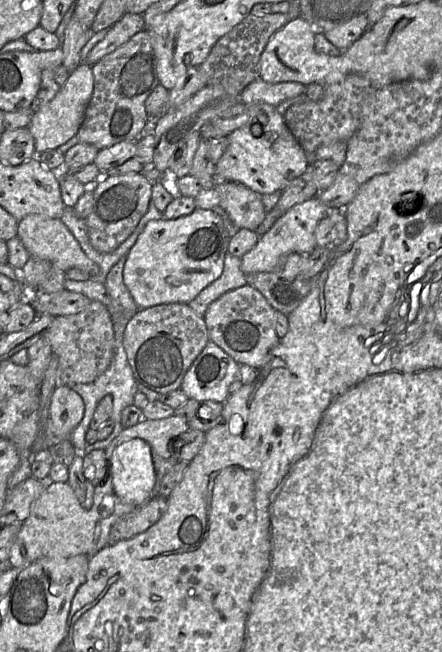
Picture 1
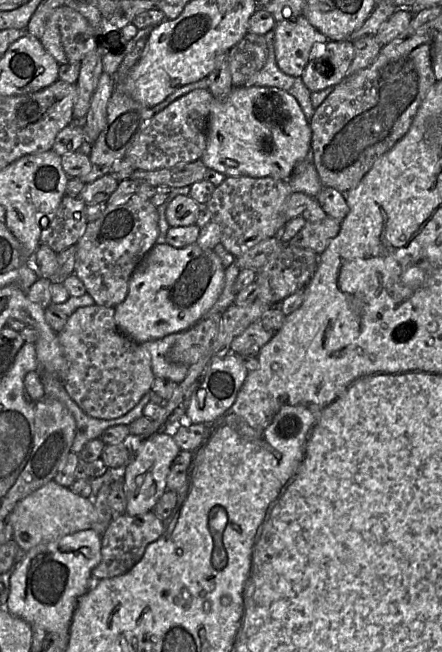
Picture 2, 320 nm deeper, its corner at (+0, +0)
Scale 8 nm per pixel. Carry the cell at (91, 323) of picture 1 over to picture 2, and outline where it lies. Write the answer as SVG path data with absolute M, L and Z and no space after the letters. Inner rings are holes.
M94 304L78 308L68 316L64 328L58 332L58 339L68 363L68 373L61 382L69 396L87 415L104 420L119 418L132 410L151 391L156 377L151 368L150 355L118 329L115 307Z

